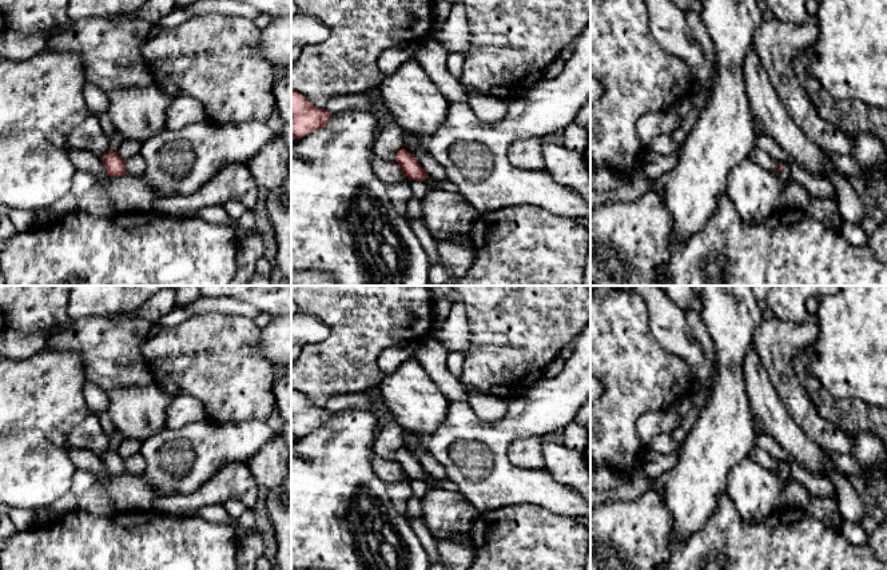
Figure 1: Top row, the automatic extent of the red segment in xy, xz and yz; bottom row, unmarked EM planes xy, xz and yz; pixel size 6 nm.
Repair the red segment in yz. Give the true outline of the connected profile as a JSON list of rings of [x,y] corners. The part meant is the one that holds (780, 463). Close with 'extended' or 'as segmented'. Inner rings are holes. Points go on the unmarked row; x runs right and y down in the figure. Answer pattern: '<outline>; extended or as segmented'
[[[788,461],[779,462],[776,475],[779,477],[781,485],[785,485],[792,479],[791,466]]]; extended

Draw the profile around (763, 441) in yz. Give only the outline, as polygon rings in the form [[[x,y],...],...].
[[[764,433],[757,434],[755,446],[765,450],[777,462],[784,462],[789,458],[789,454],[772,437]]]

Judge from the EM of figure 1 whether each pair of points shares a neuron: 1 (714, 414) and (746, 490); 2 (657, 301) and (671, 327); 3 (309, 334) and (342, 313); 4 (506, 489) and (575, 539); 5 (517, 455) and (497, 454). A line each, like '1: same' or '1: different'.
1: different
2: same
3: different
4: different
5: different

